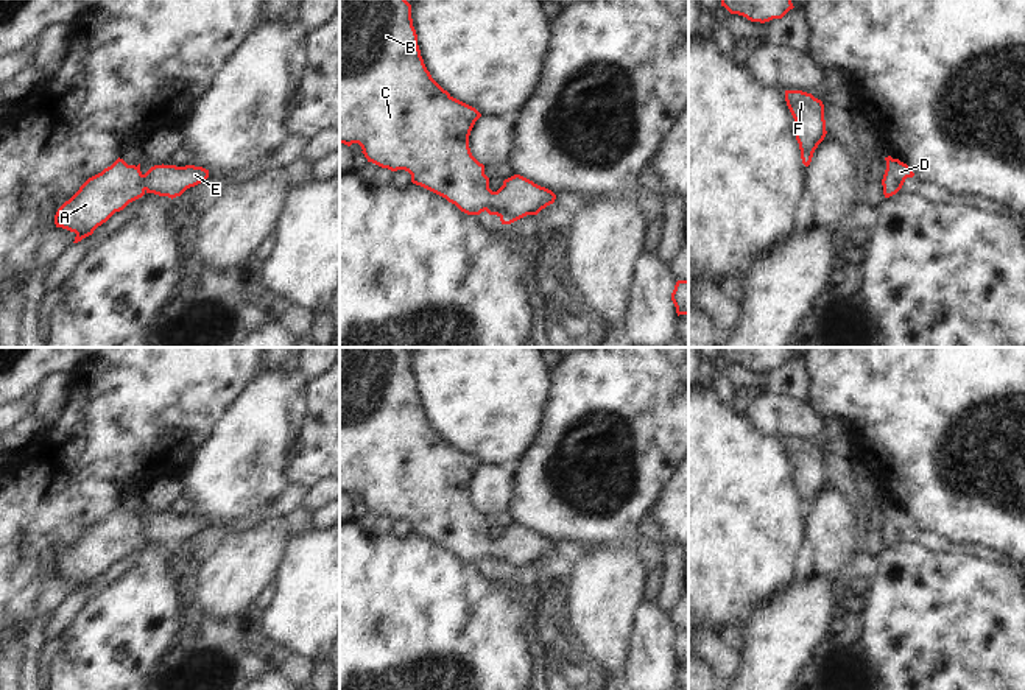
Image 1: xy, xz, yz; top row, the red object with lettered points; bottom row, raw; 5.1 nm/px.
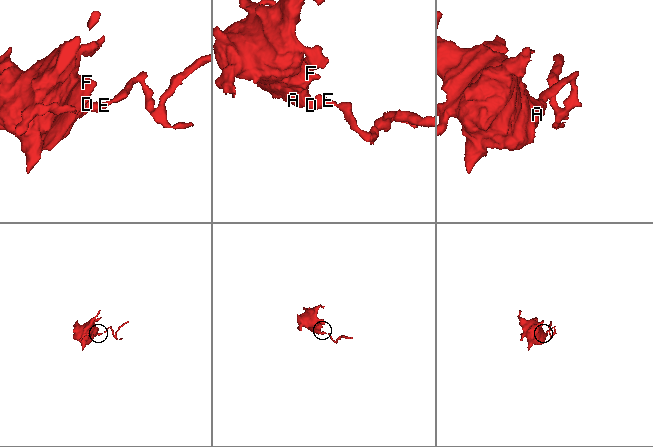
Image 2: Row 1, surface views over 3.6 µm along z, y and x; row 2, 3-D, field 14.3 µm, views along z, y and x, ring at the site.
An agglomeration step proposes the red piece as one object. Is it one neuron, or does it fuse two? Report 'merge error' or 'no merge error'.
no merge error

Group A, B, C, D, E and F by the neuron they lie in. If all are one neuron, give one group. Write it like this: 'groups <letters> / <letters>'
groups A B C D E F

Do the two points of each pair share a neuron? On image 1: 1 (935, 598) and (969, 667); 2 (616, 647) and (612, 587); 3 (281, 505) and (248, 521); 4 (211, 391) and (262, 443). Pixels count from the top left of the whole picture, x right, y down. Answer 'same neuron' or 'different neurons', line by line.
1: same neuron
2: same neuron
3: same neuron
4: different neurons

